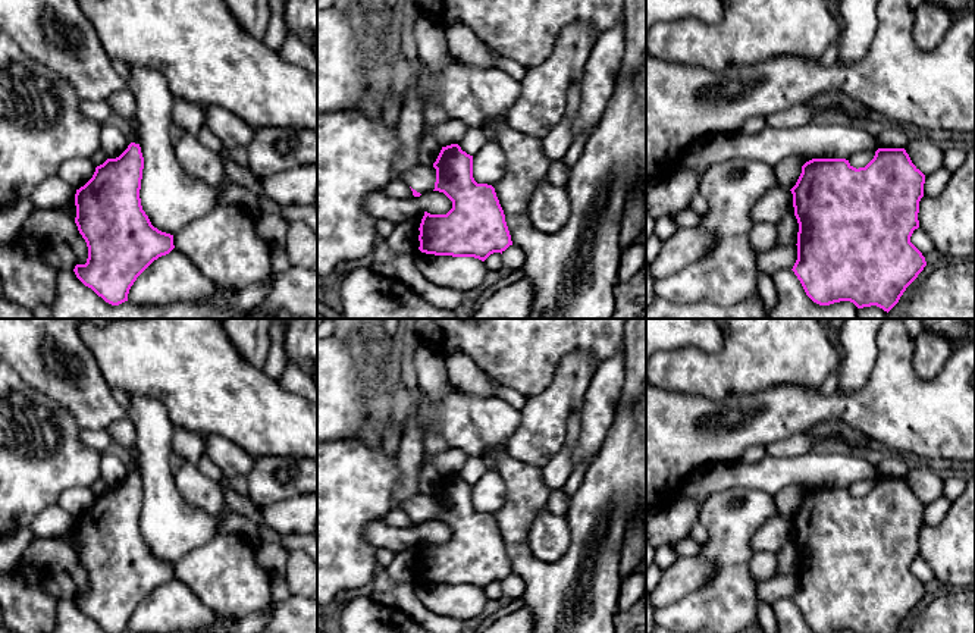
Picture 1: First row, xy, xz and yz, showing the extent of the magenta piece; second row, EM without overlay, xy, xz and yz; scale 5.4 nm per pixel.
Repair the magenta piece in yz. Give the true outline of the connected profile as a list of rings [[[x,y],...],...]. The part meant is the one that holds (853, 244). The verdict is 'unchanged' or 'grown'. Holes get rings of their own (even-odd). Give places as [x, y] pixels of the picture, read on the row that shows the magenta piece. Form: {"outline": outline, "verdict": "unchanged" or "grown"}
{"outline": [[[878,148],[865,167],[853,167],[846,159],[812,159],[802,166],[793,194],[799,223],[797,260],[793,272],[806,295],[819,305],[850,301],[858,308],[877,305],[890,311],[906,288],[927,266],[922,253],[910,242],[919,228],[919,201],[925,175],[912,163],[905,148]]], "verdict": "unchanged"}

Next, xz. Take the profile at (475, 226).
{"outline": [[[355,107],[317,115],[317,275],[332,275],[339,263],[354,266],[371,254],[380,241],[377,219],[363,209],[363,201],[367,194],[383,191],[395,181],[407,184],[414,197],[439,191],[452,201],[446,214],[424,211],[418,228],[421,253],[485,261],[512,245],[495,188],[473,178],[473,156],[451,144],[442,147],[432,166],[414,164],[396,172],[394,164],[399,147],[396,125],[386,126],[382,116],[367,116]]], "verdict": "grown"}

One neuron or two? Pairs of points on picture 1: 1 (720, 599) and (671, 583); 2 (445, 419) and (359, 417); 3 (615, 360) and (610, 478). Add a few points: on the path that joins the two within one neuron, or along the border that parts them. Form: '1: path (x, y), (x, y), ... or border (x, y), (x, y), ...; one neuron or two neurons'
1: border (715, 564), (715, 572), (704, 583), (662, 607); two neurons
2: path (423, 409), (381, 409); one neuron
3: border (618, 406), (610, 433), (596, 454); two neurons

